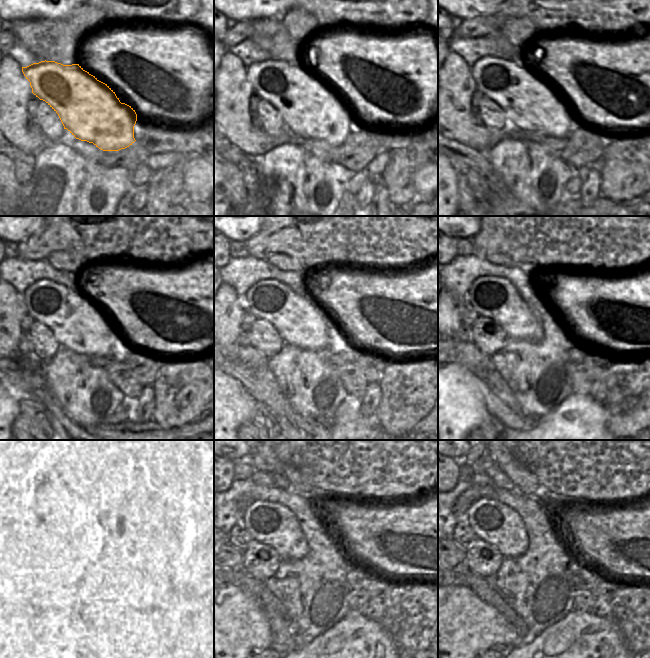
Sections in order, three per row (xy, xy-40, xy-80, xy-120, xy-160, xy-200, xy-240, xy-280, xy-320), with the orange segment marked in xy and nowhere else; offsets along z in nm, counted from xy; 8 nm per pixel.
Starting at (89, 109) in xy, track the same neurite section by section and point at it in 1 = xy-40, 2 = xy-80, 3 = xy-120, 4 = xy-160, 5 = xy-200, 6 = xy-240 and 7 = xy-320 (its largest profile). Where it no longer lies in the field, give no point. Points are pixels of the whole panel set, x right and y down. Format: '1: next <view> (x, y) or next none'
1: next xy-40 (311, 109)
2: next xy-80 (530, 104)
3: next xy-120 (79, 325)
4: next xy-160 (299, 320)
5: next xy-200 (496, 298)
6: next xy-240 (47, 522)
7: next xy-320 (495, 523)

